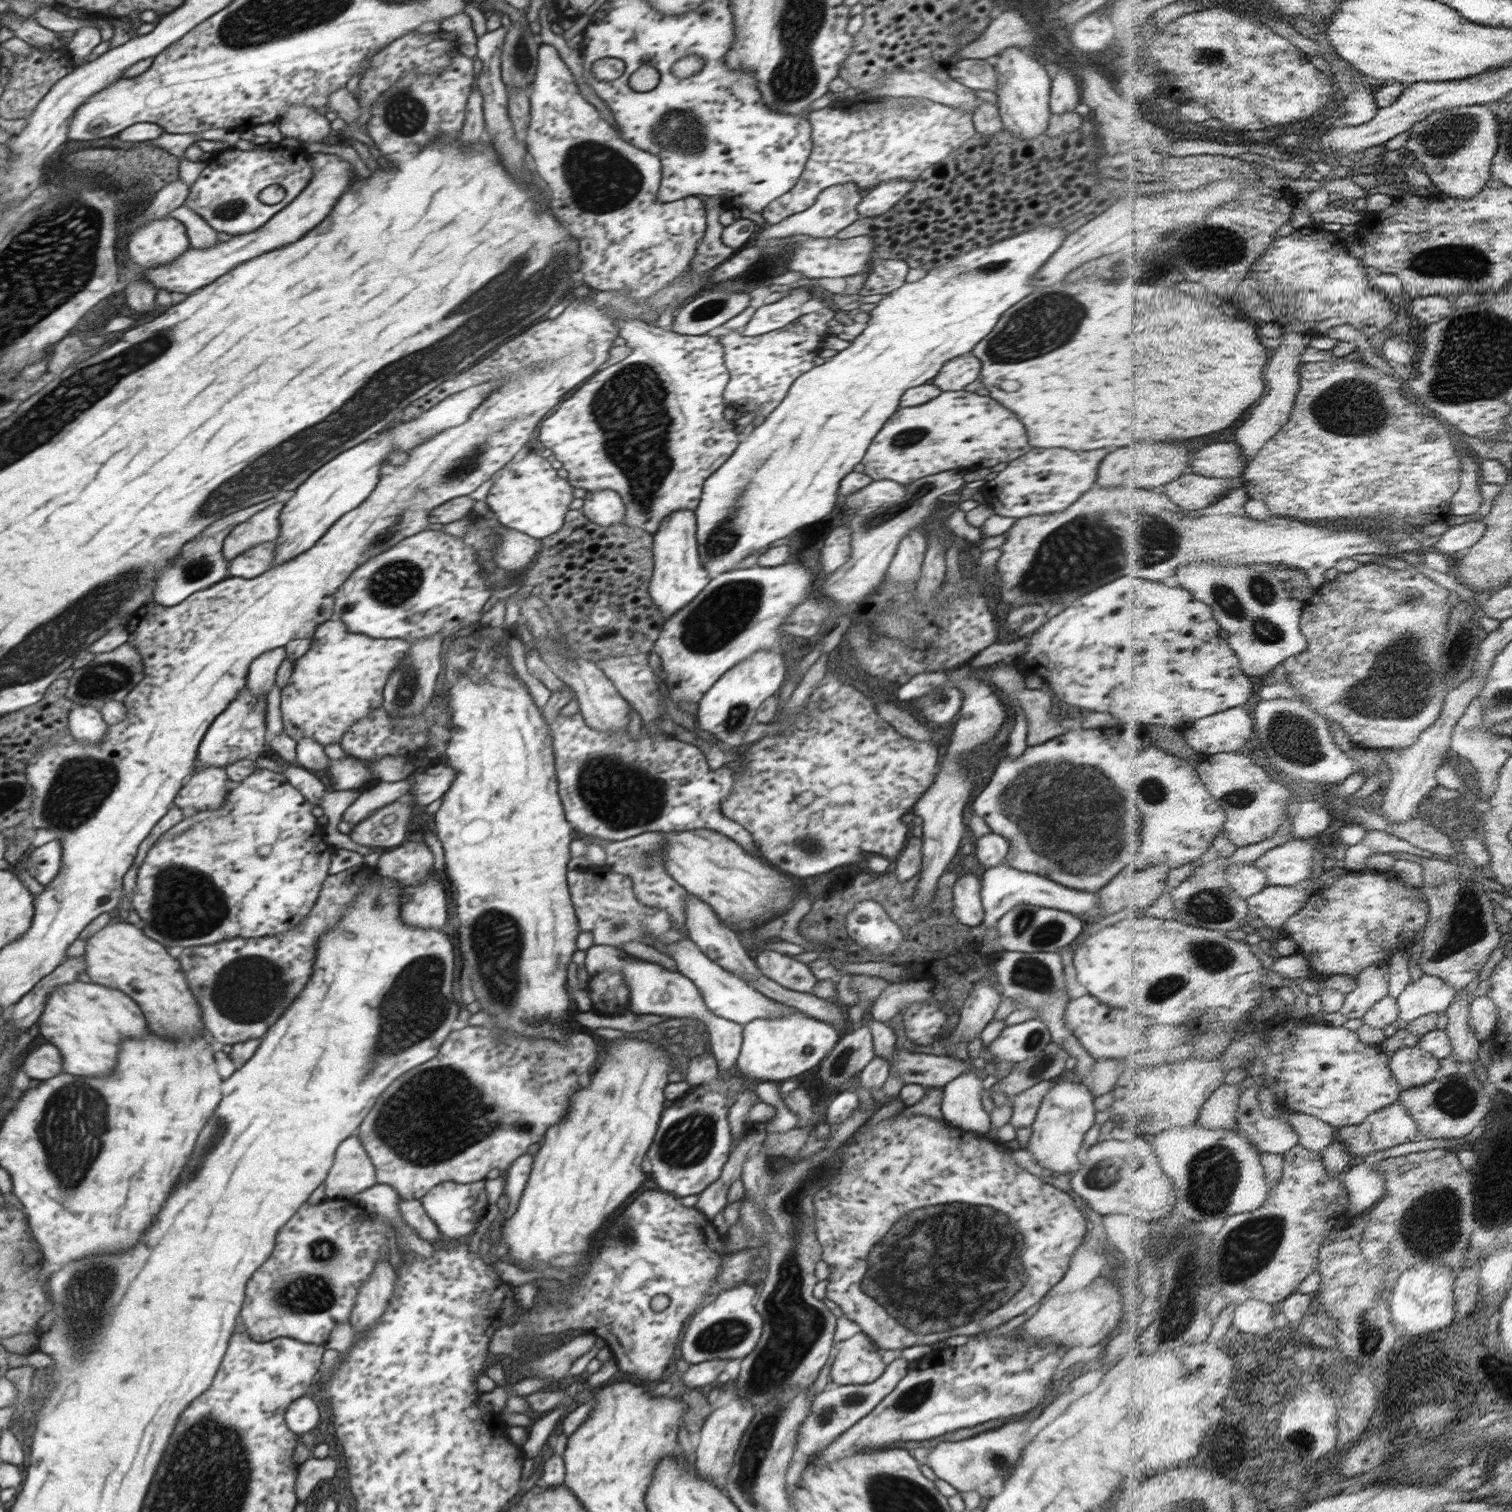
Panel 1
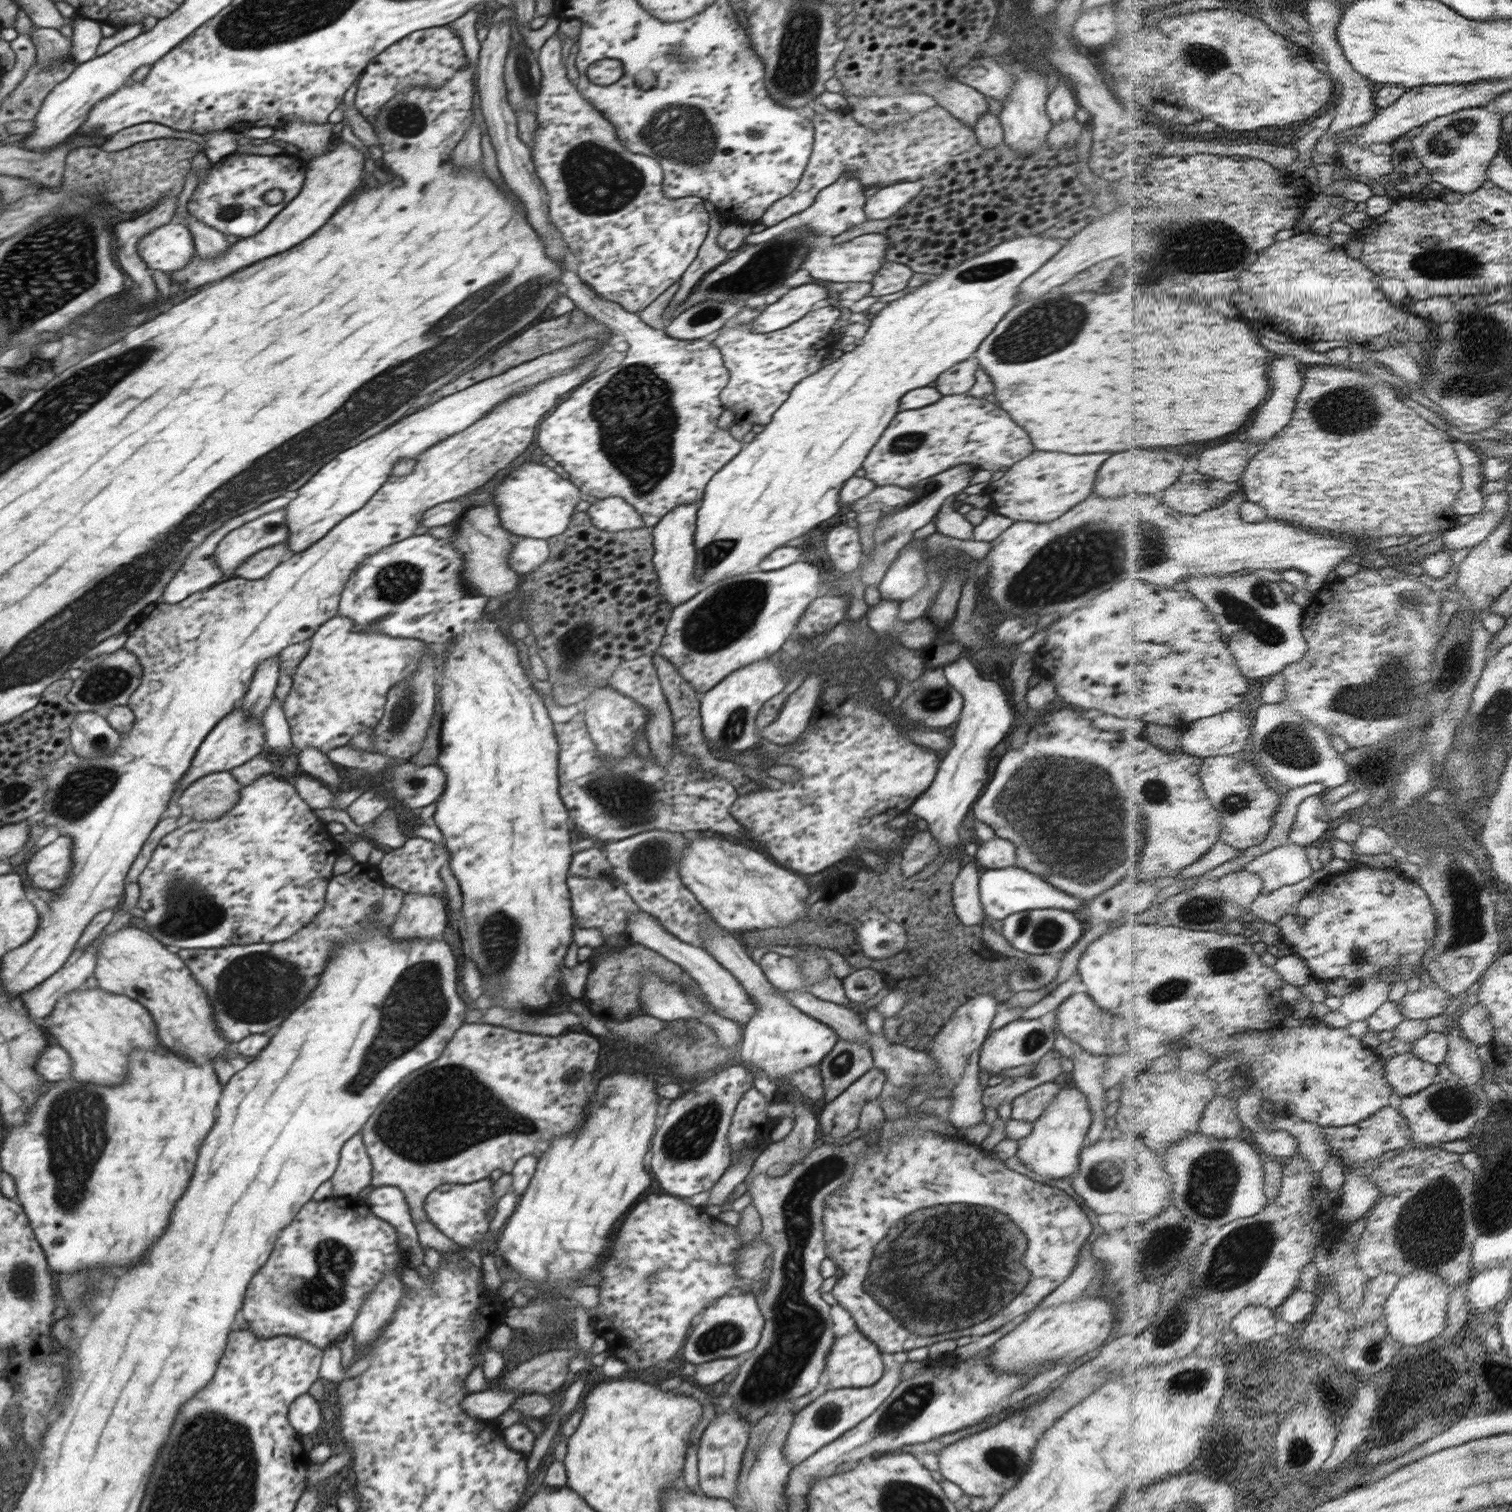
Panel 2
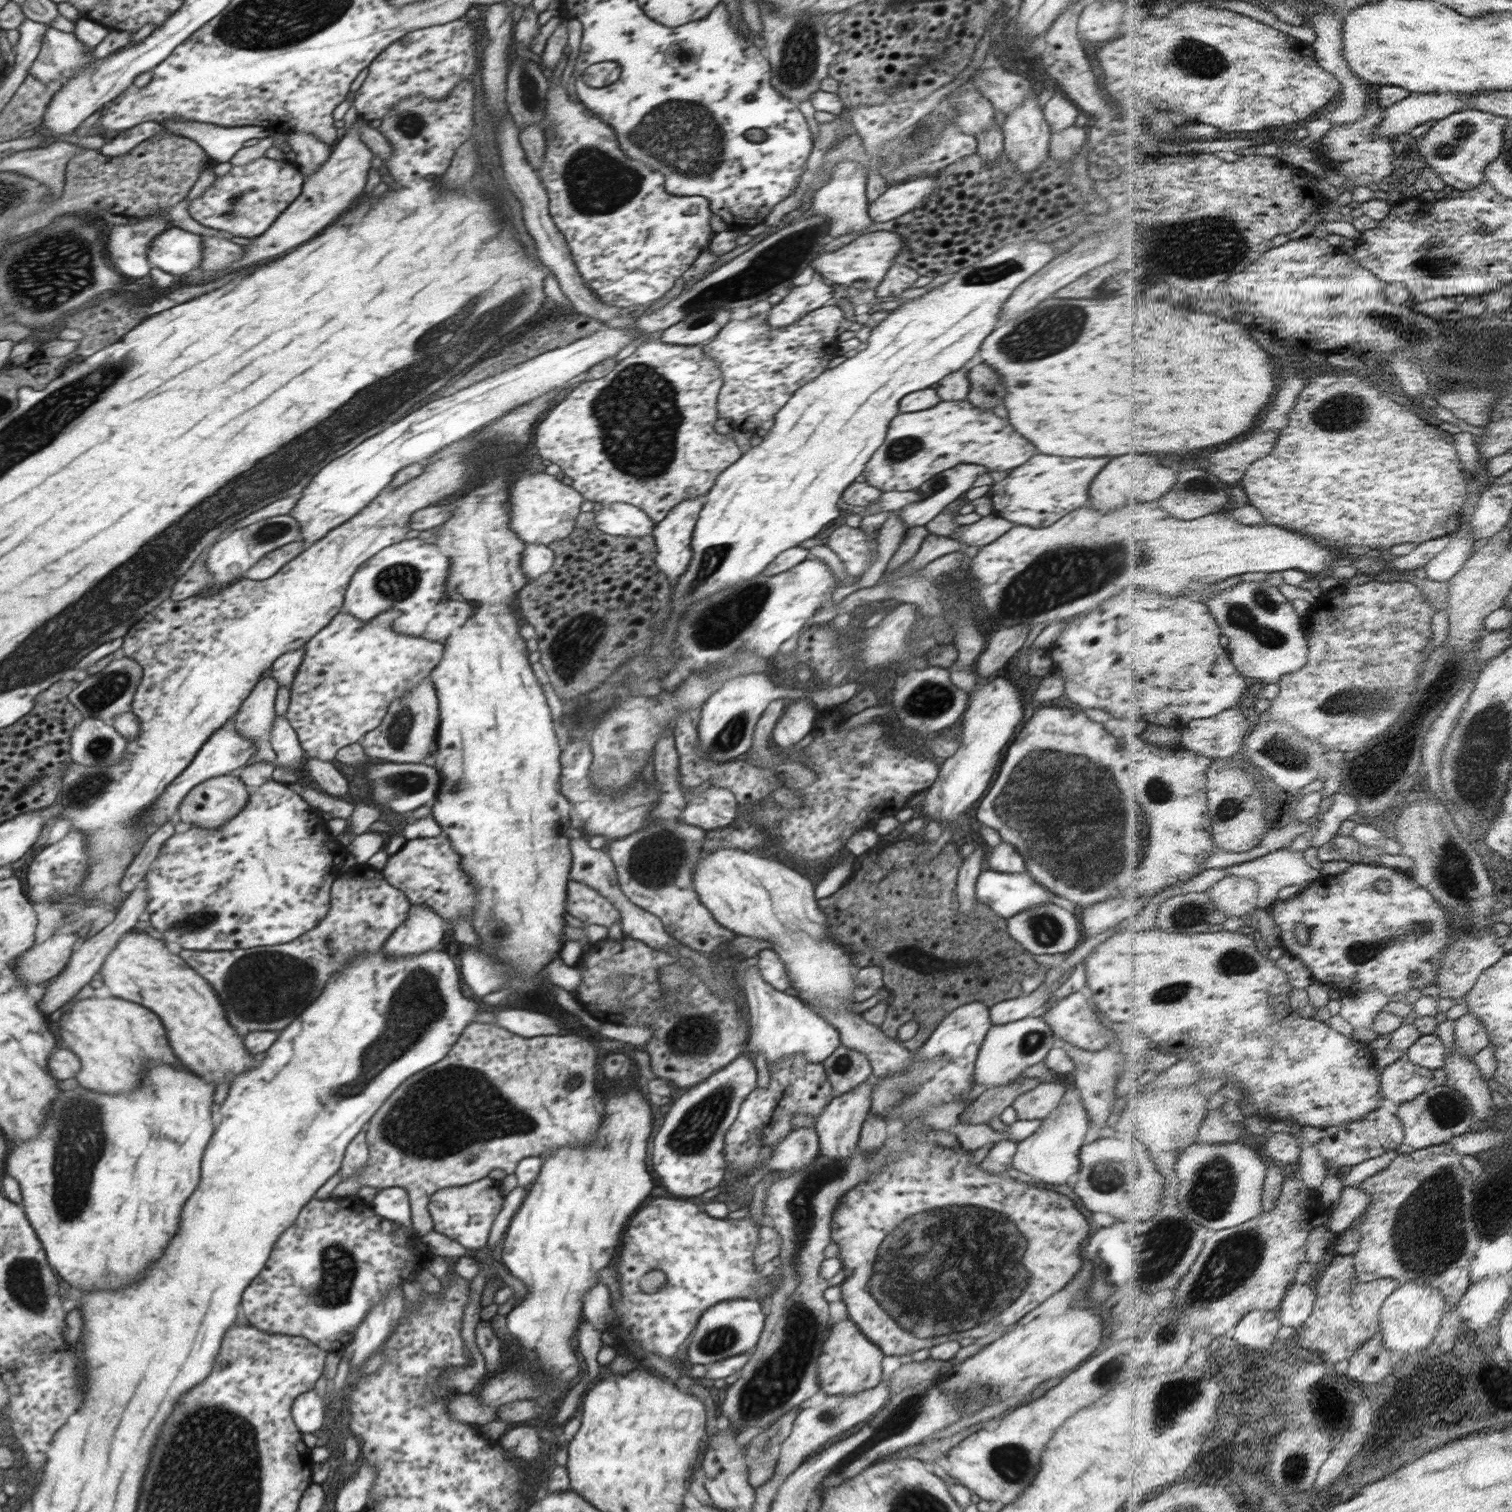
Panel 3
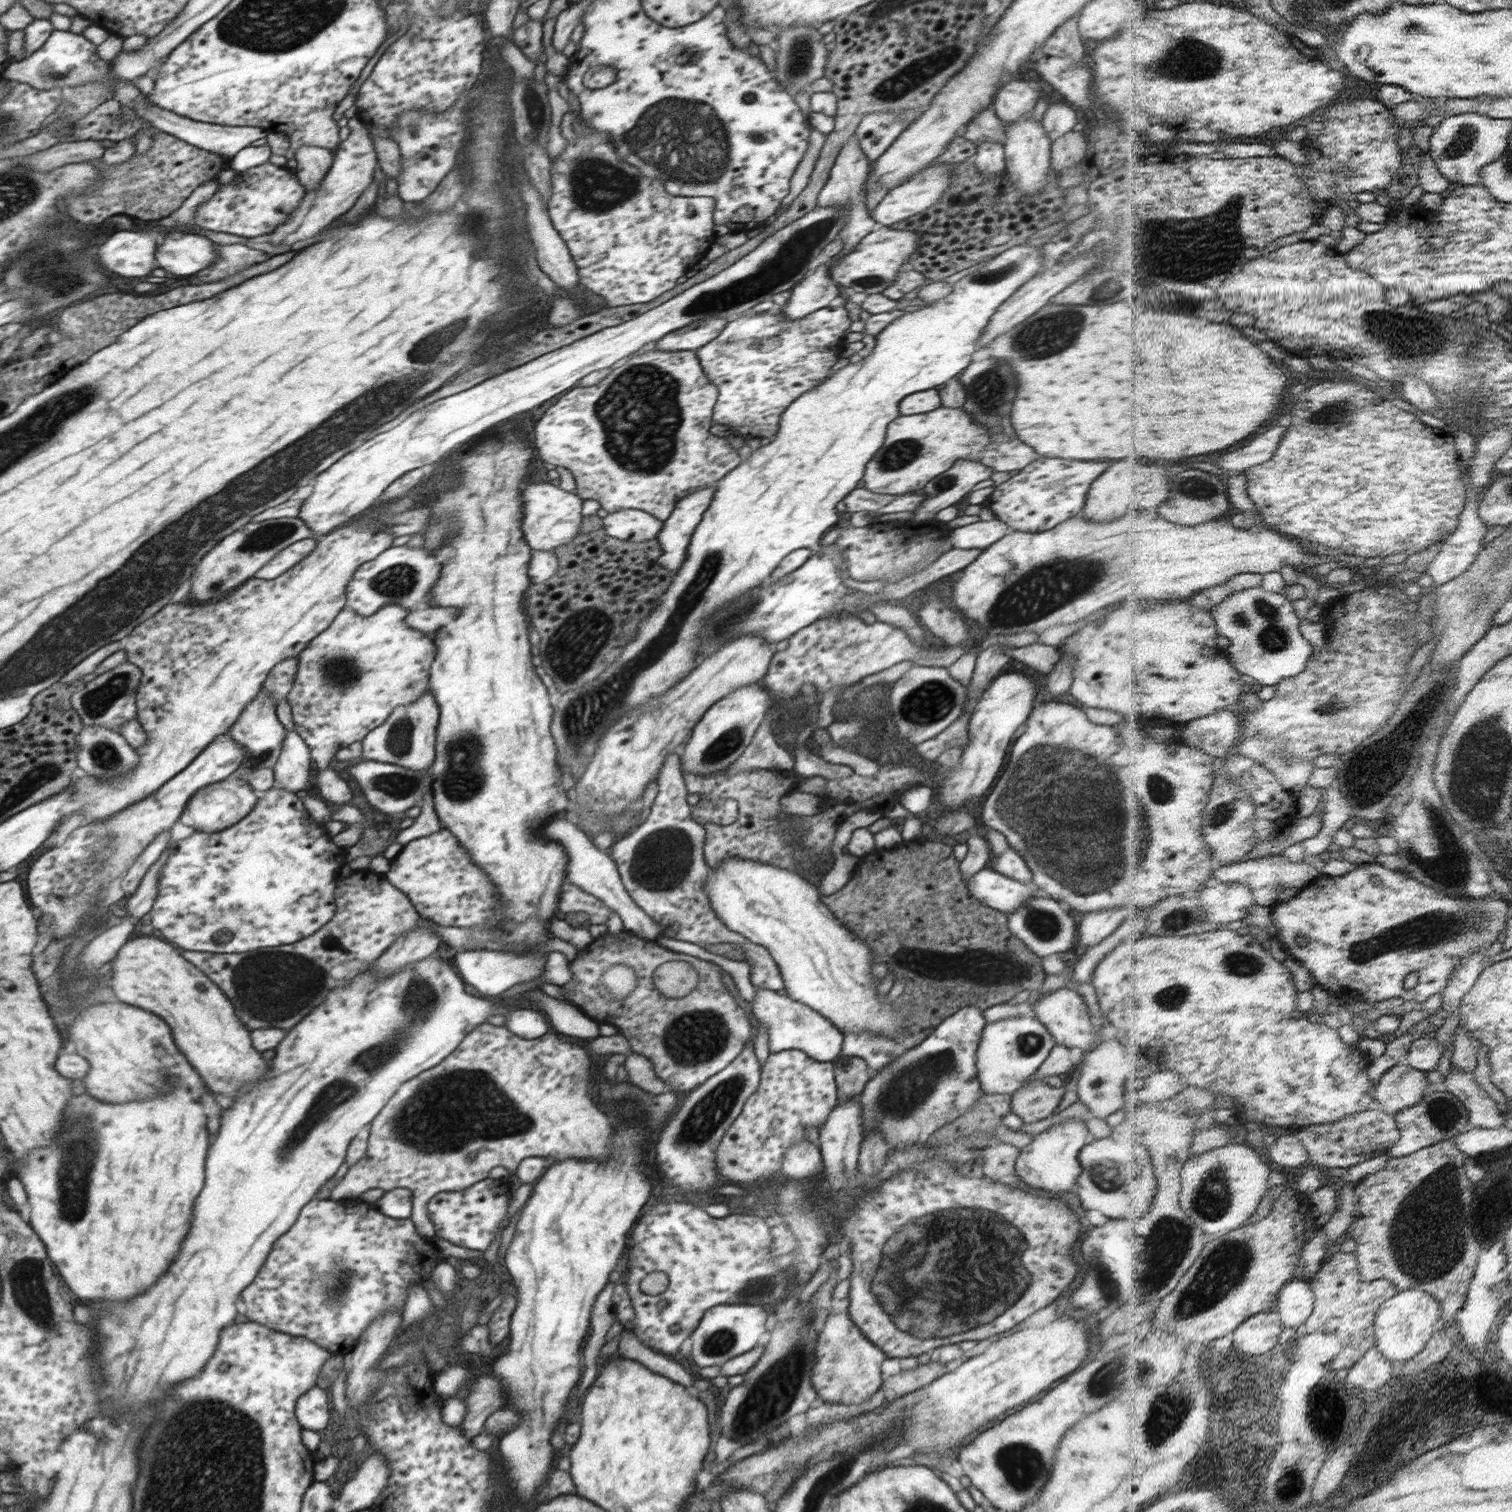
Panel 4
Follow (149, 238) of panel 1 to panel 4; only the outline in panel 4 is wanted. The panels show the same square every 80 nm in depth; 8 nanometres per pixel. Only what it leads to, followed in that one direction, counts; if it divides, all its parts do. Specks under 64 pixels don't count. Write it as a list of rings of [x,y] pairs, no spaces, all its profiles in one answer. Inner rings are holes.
[[[169,230],[155,251],[156,265],[170,276],[190,276],[213,265],[217,246],[203,235]]]

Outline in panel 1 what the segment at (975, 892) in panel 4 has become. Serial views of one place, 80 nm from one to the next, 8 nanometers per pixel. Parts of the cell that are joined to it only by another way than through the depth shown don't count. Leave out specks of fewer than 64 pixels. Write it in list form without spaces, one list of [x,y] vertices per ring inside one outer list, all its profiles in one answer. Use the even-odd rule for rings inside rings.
[[[998,865],[997,867],[985,868],[981,880],[981,901],[985,911],[984,919],[980,926],[968,932],[967,936],[974,934],[976,938],[982,940],[984,929],[980,927],[992,928],[997,926],[998,920],[1012,908],[1019,904],[1033,904],[1034,906],[1050,907],[1055,910],[1072,912],[1072,914],[1084,914],[1096,906],[1097,894],[1090,892],[1076,892],[1076,889],[1060,886],[1057,882],[1052,882],[1048,877],[1036,876],[1029,872],[1020,872],[1008,865]]]

